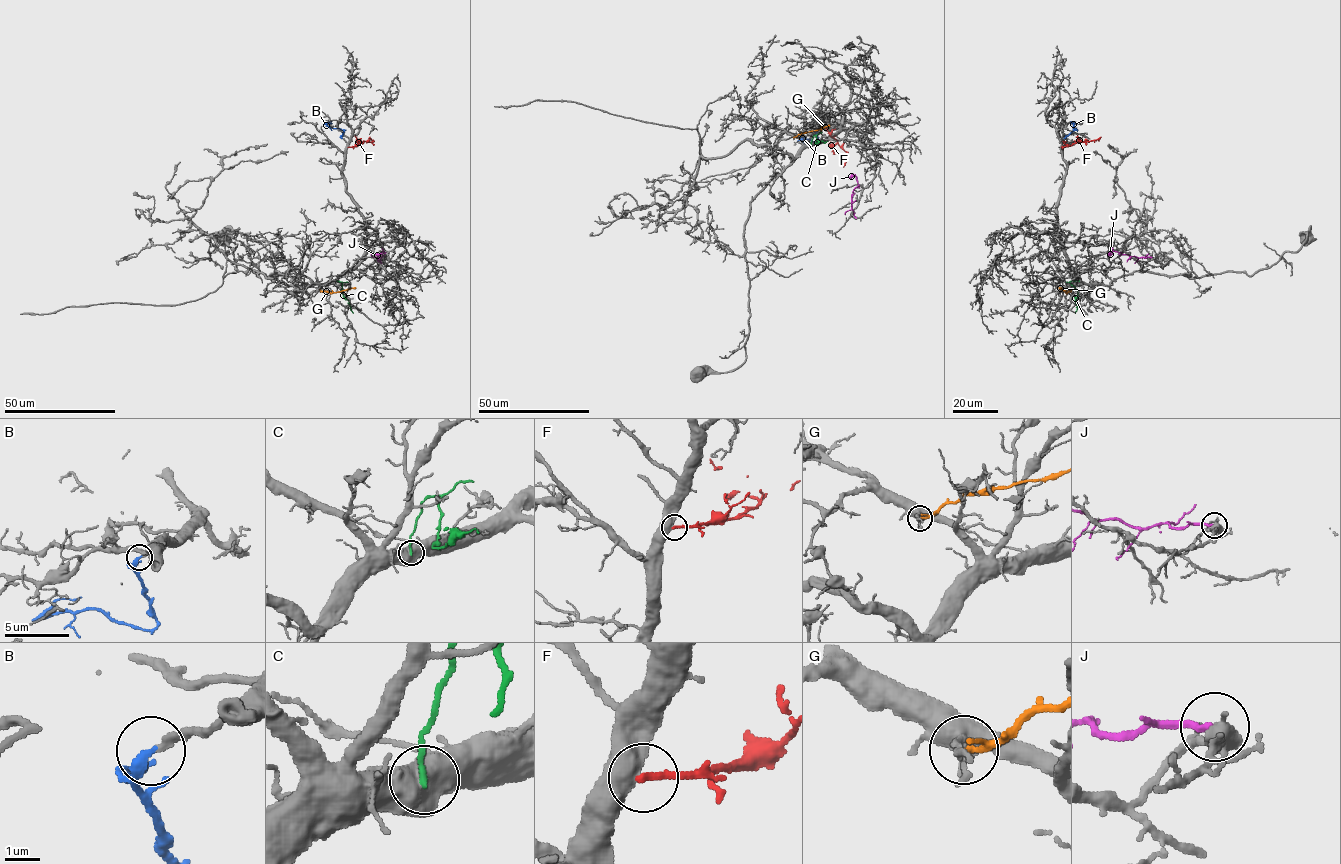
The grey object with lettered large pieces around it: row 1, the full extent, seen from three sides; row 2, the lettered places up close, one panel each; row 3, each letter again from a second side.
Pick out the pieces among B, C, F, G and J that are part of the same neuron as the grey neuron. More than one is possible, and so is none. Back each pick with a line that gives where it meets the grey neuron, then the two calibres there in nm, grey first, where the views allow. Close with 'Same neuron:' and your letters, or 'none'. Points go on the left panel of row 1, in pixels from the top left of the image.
B: Touches grey at (342, 138). Thickness 200 nm (grey) against 190 nm
Same neuron: B

